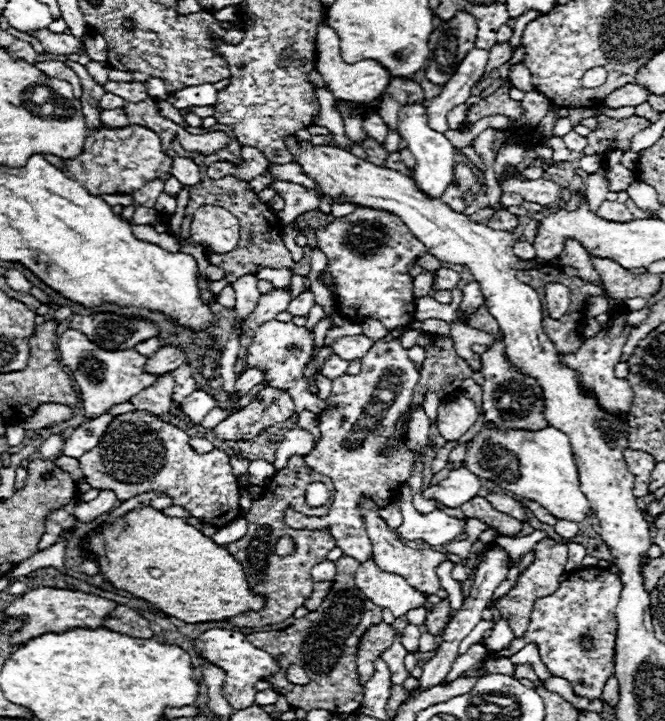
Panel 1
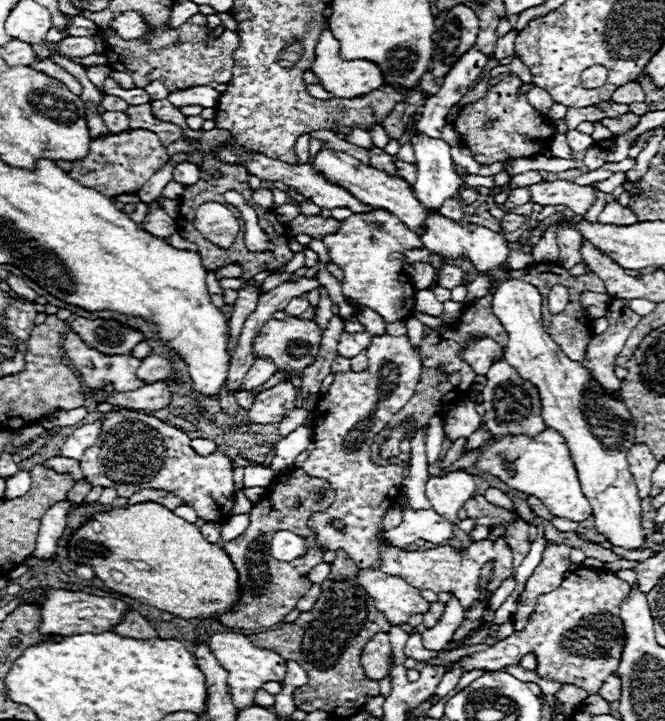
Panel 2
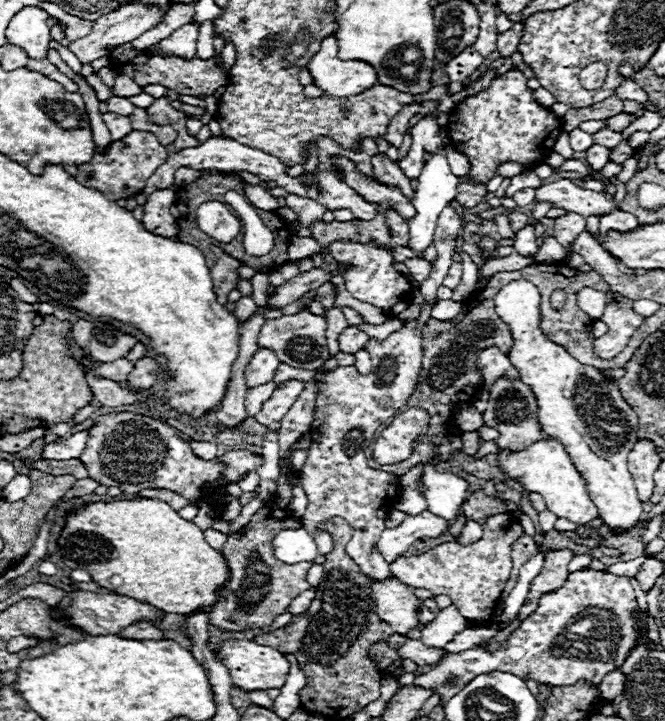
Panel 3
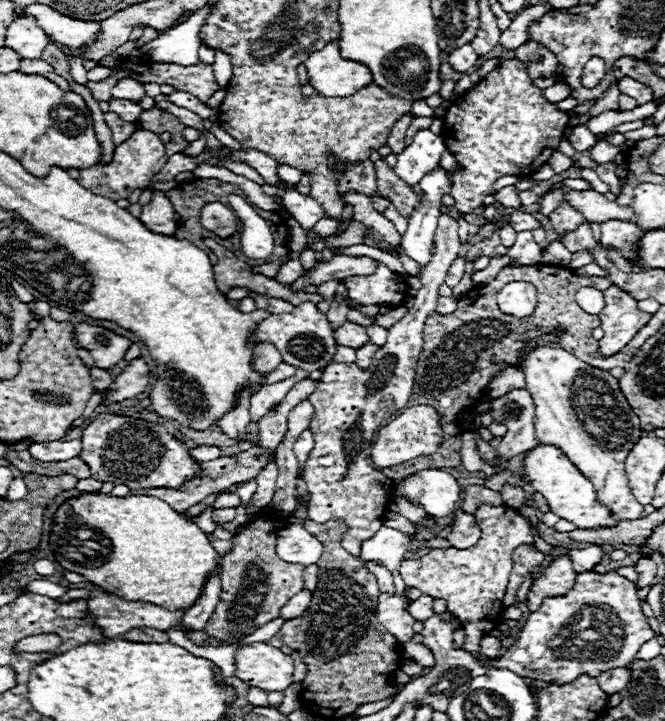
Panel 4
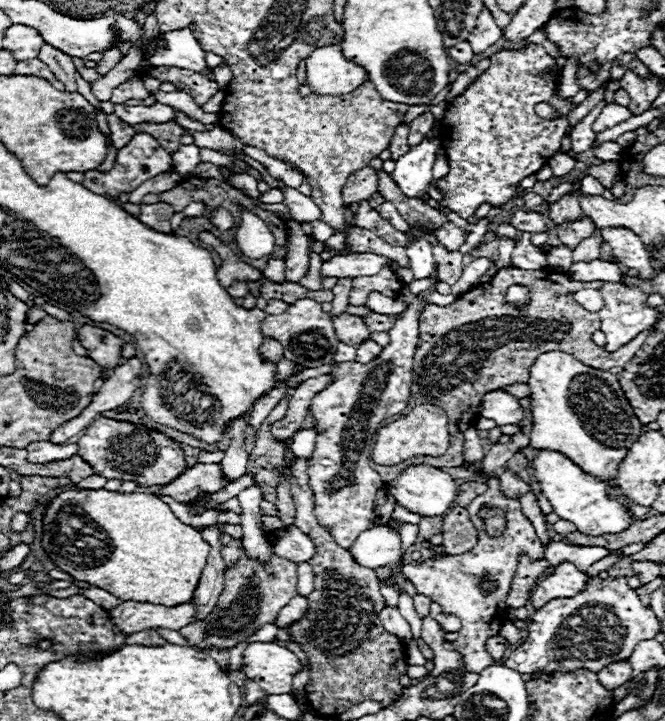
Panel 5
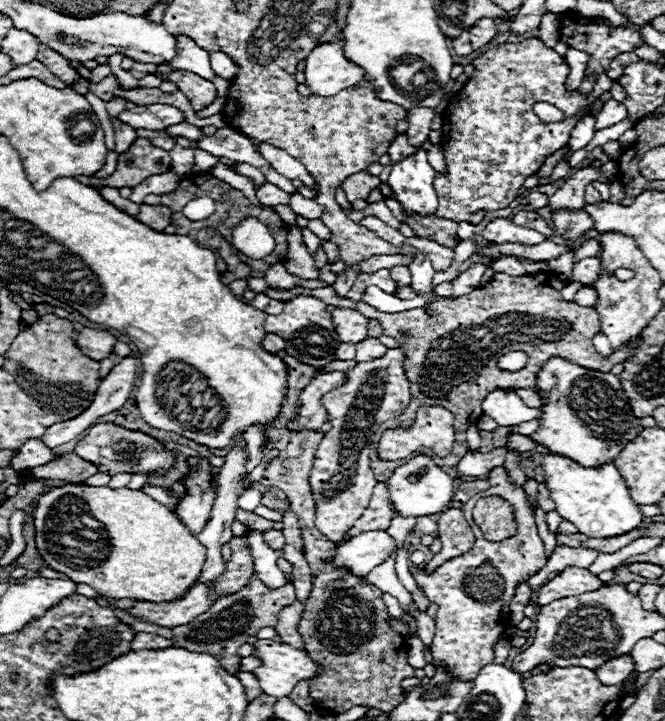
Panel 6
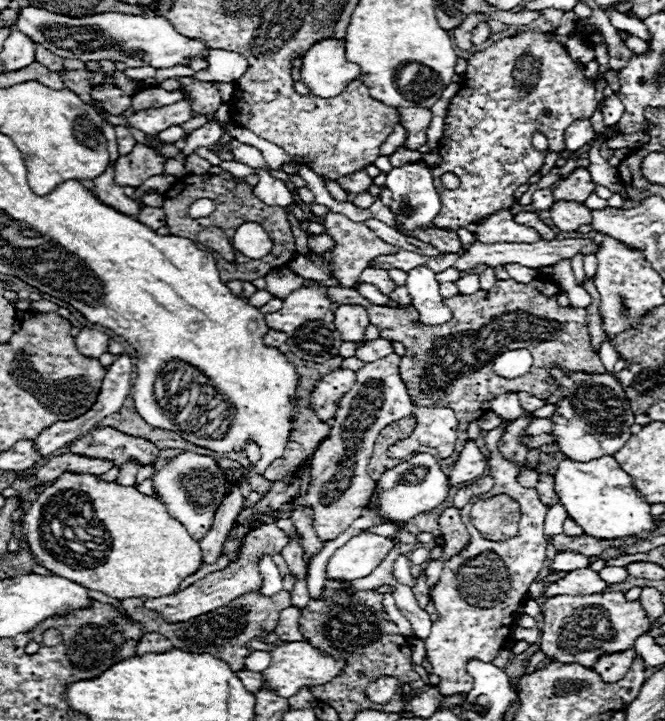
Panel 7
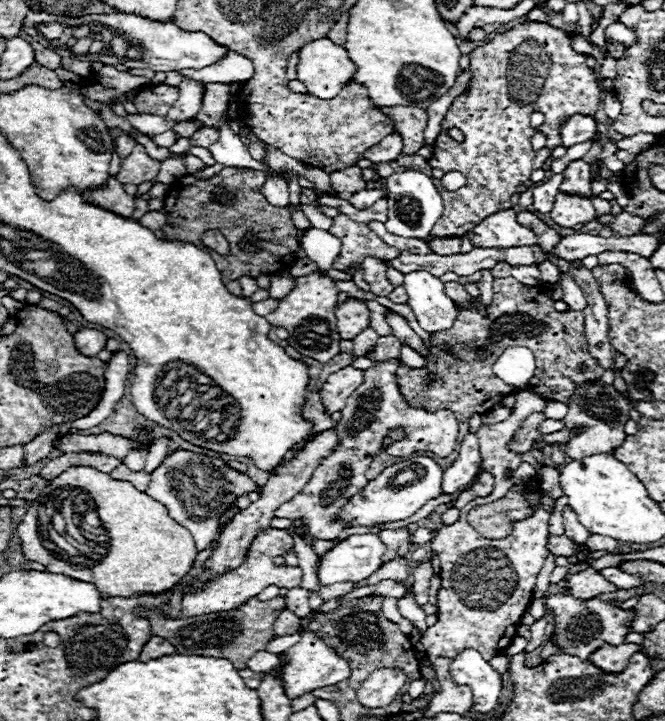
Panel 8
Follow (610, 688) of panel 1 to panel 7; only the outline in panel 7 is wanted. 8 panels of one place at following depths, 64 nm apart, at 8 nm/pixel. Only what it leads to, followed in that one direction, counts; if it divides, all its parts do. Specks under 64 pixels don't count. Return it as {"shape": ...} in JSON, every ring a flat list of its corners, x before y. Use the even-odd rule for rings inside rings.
{"shape":[[634,648,616,654,606,654,596,662,596,672,600,672,600,676,604,676,604,680,608,680,610,684,622,680,624,672,628,672,628,668,632,666,634,656,636,656]]}

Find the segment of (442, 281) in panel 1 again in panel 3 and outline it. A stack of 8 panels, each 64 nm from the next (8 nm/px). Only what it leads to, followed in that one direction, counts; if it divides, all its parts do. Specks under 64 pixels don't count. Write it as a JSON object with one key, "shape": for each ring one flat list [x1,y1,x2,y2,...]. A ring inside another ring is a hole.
{"shape":[[452,262,452,266,450,266,450,270,448,270,448,276,446,276,444,286,446,286,446,288,450,288,450,290,454,290,454,288,460,284,460,280,462,280,462,264]]}

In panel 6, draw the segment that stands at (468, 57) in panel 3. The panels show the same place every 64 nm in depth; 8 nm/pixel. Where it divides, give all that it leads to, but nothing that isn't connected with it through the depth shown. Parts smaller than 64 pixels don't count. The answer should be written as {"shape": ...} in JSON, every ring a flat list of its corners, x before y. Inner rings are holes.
{"shape":[[469,29,464,30,462,36,452,42,452,50,454,50,458,56,470,56,470,54,472,54,473,49,469,41]]}

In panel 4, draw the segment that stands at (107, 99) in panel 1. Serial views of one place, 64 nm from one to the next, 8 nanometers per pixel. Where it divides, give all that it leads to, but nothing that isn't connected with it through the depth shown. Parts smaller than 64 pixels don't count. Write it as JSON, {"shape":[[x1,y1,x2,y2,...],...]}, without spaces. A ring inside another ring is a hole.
{"shape":[[110,100,110,112,116,112,122,120,134,122,134,120,140,118,142,108,136,102,130,102,130,100]]}

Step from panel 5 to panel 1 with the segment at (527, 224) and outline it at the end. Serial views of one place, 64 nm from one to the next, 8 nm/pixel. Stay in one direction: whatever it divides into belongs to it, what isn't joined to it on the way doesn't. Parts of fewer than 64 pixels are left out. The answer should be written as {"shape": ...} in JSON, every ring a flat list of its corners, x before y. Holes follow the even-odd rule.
{"shape":[[500,208,494,212,494,216,488,220,490,228,500,228,500,230,512,230,518,226,518,216,510,214,506,208]]}

